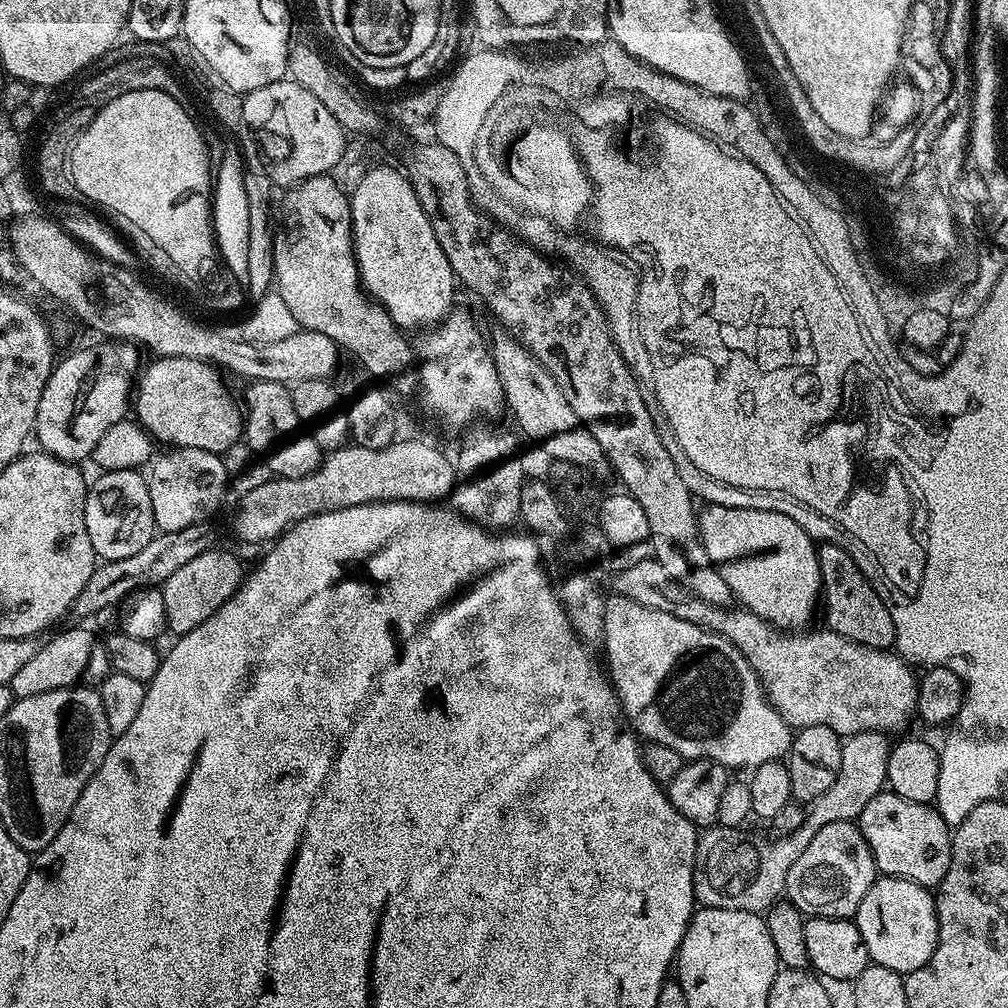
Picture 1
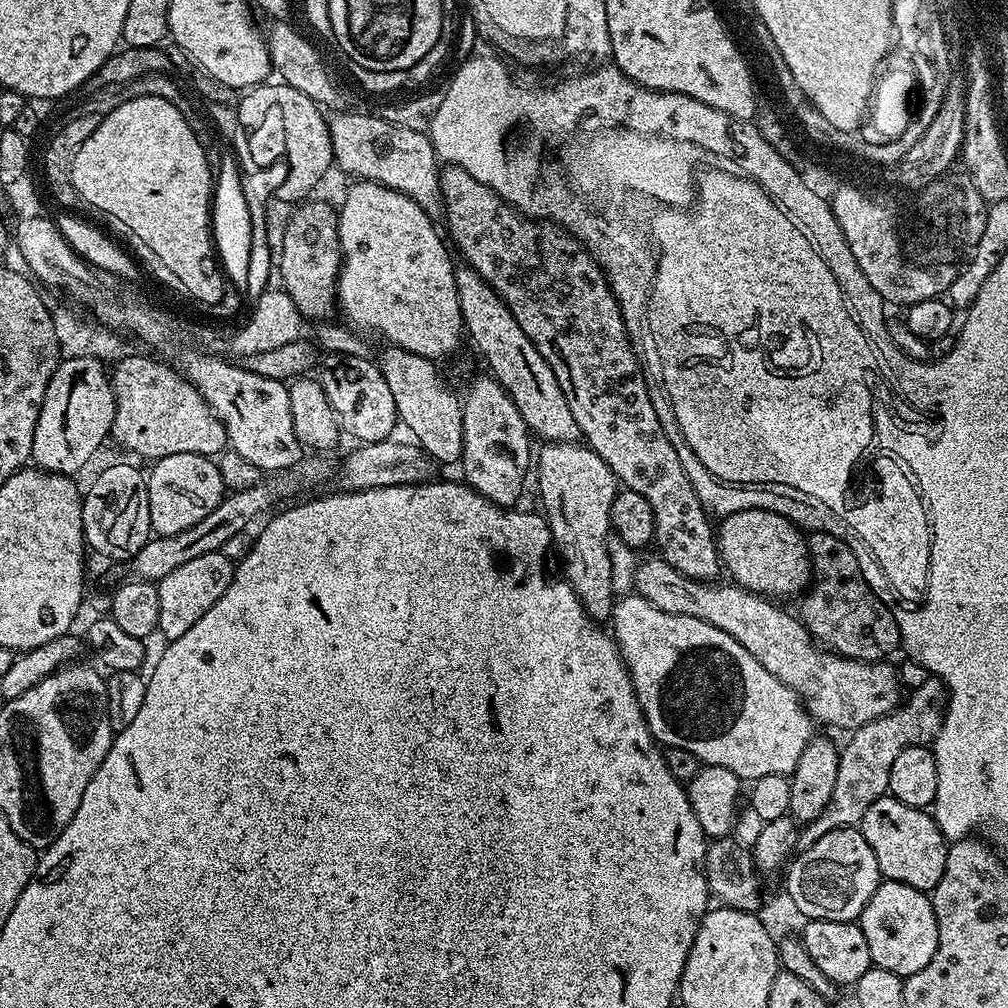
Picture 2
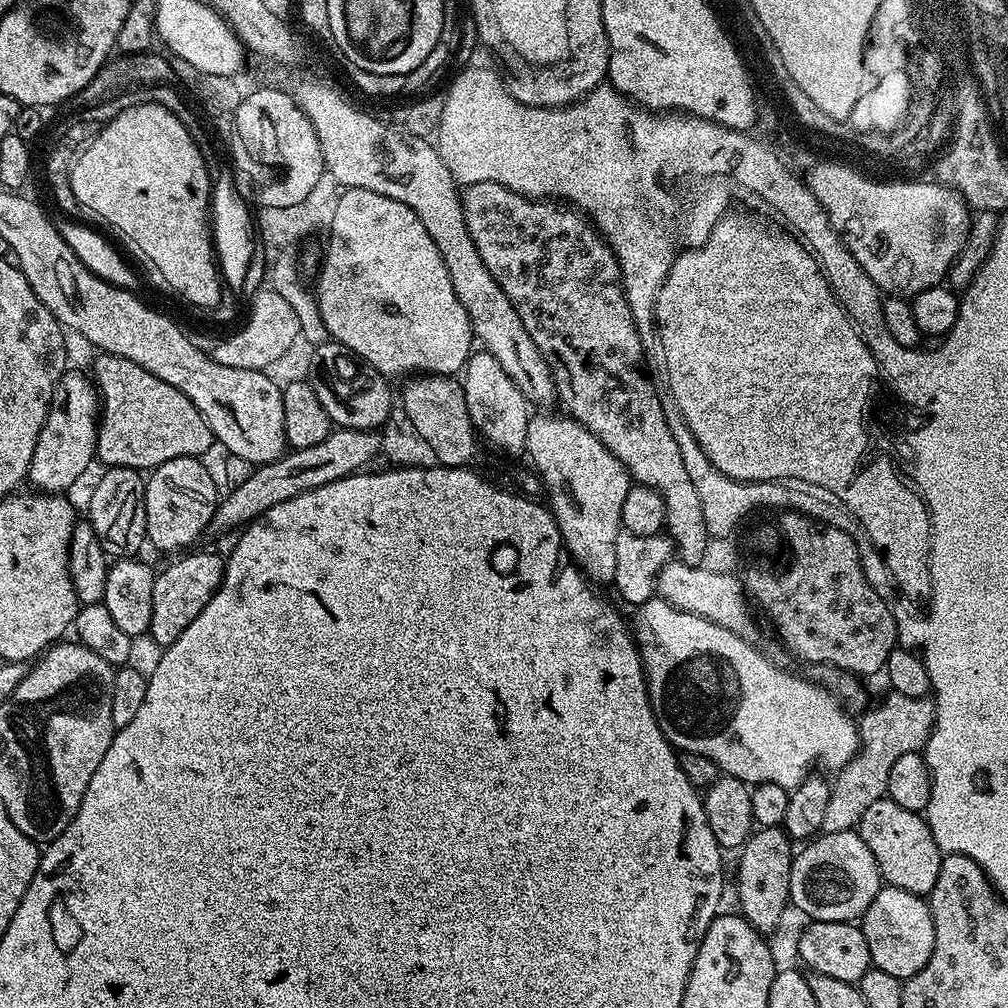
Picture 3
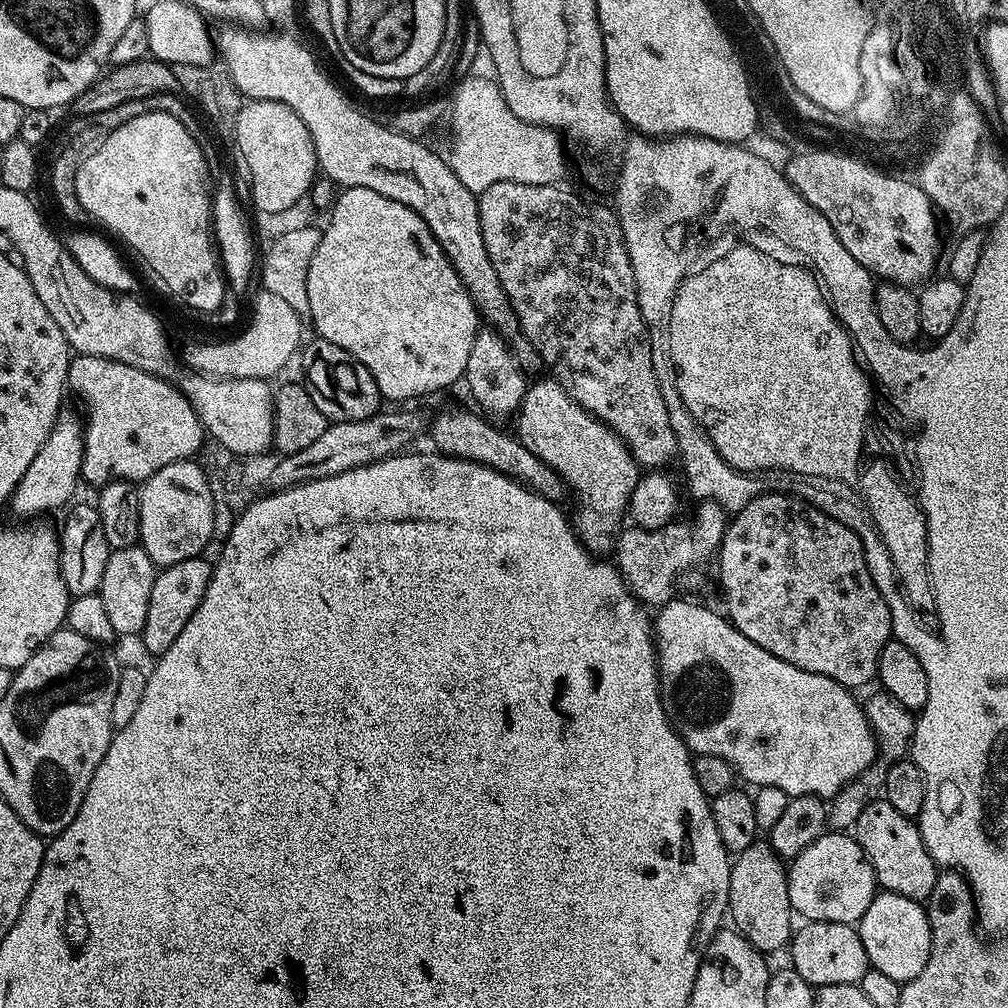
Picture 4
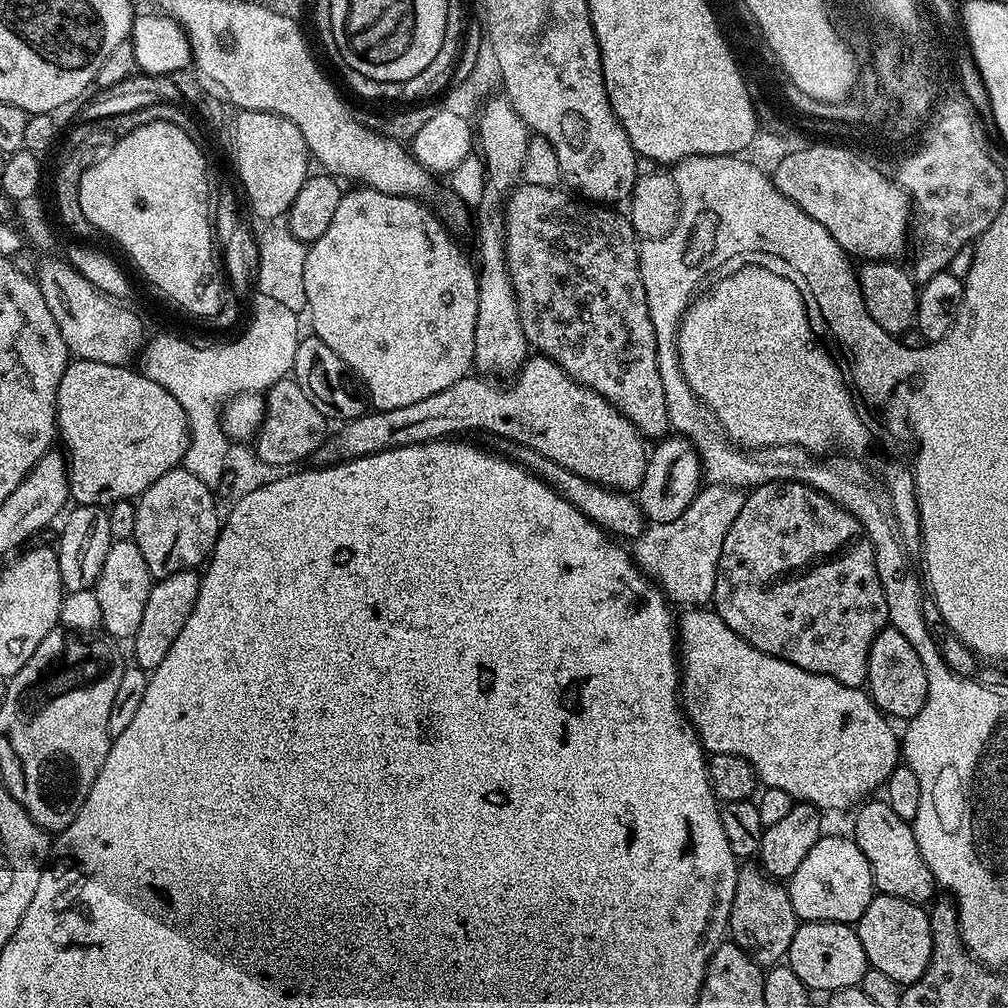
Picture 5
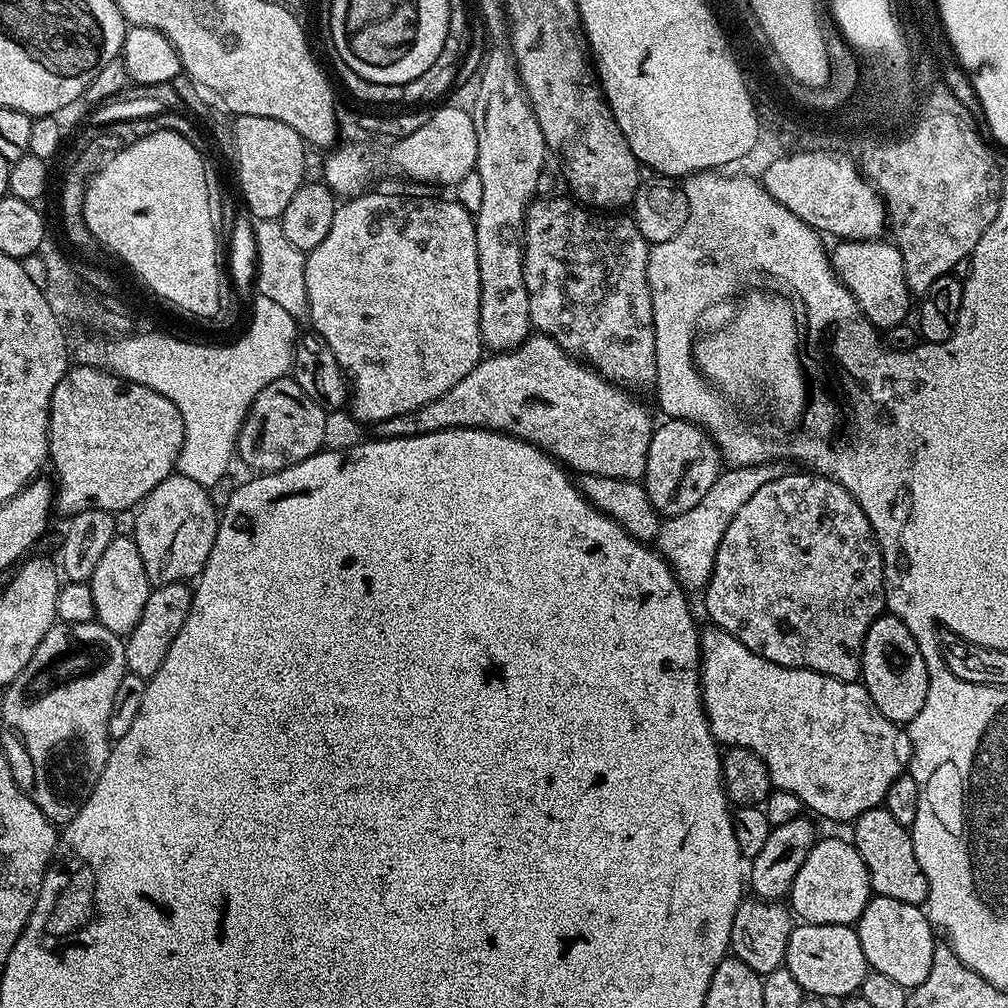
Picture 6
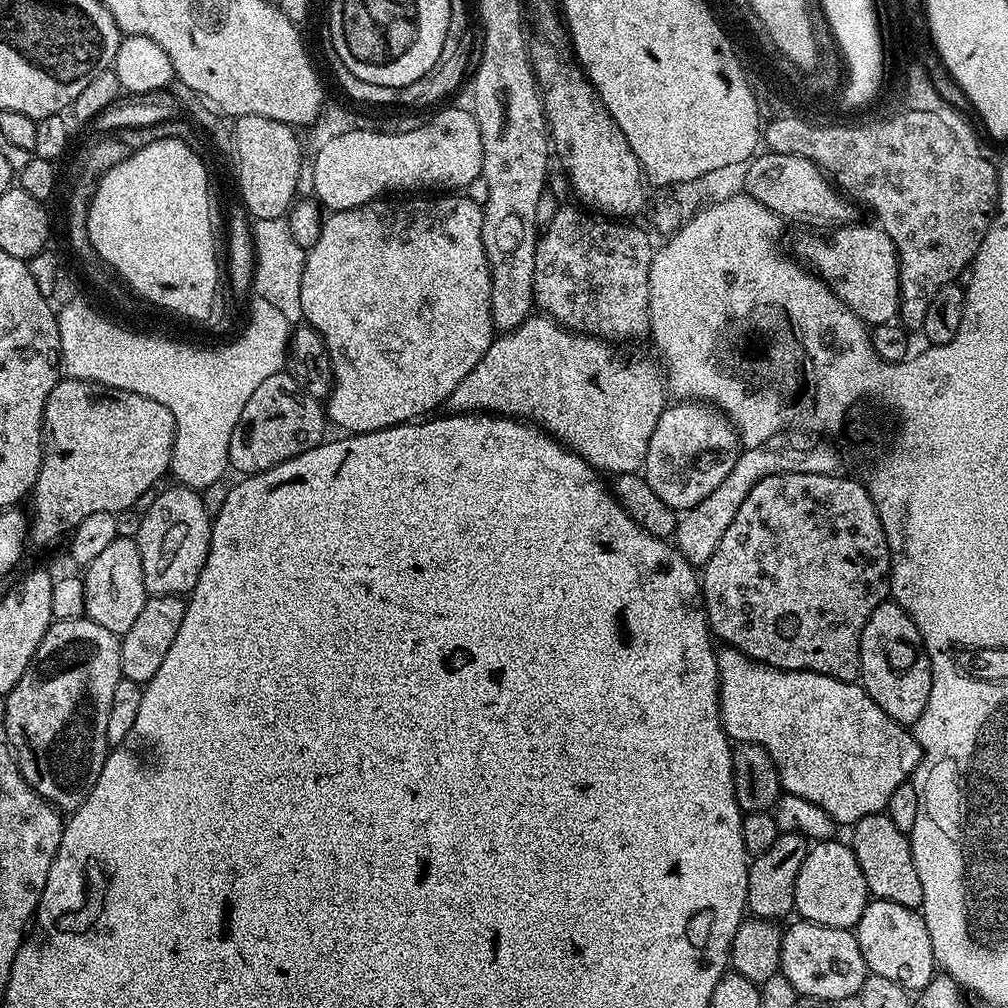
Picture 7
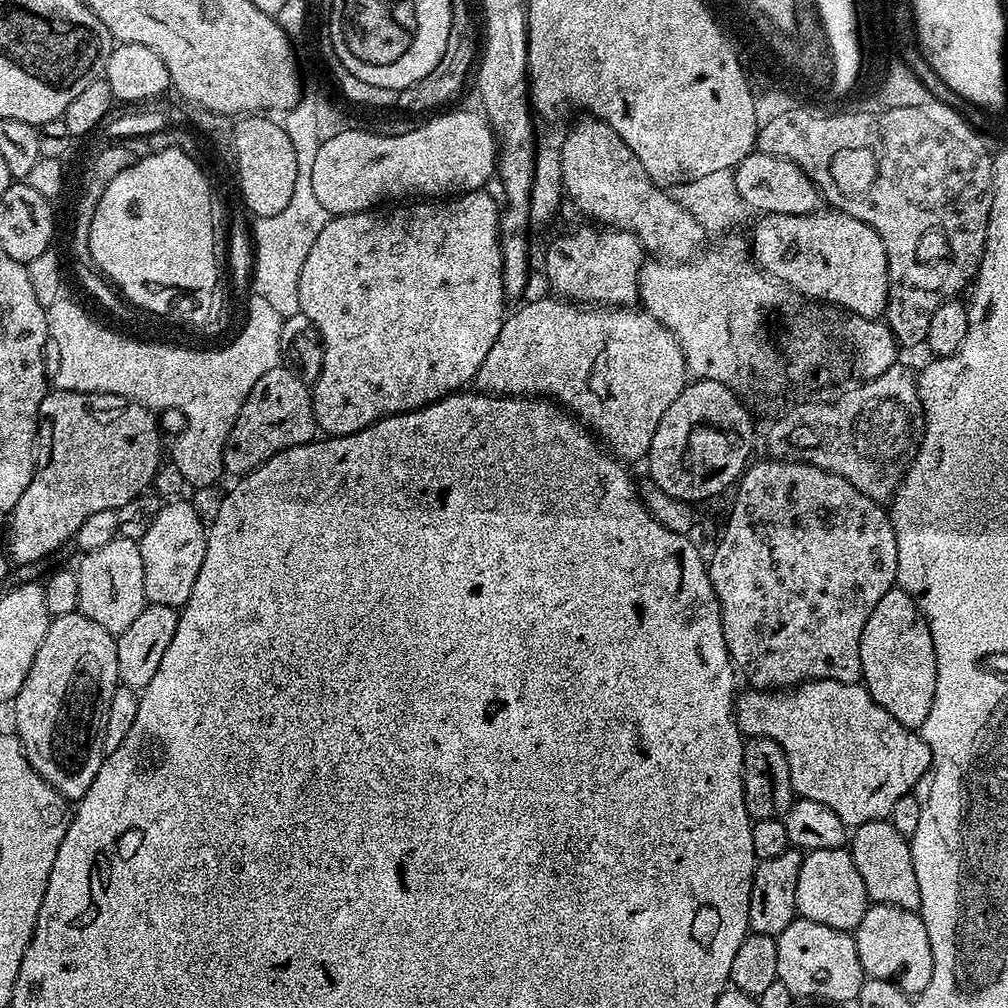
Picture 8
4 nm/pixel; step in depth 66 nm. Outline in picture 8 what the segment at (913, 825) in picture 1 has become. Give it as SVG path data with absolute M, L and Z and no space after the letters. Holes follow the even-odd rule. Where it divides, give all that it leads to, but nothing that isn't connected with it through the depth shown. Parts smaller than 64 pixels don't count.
M875 820L855 825L850 836L850 851L862 882L866 882L866 894L872 904L889 904L911 912L920 911L918 874L914 874L914 858L909 837L898 834L891 820Z

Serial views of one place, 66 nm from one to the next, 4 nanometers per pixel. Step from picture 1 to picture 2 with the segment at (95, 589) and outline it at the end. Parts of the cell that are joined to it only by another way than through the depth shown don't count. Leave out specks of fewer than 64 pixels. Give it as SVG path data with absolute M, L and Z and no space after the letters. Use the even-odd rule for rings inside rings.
M308 454L294 466L265 475L263 479L260 479L256 485L250 486L249 489L242 489L240 492L229 491L221 500L220 505L214 510L210 510L210 514L206 514L206 518L202 518L202 522L194 522L194 526L190 526L190 530L182 530L182 534L174 534L173 536L153 535L146 542L146 546L142 546L142 550L138 550L138 554L134 554L131 560L127 561L126 568L132 571L133 577L149 582L159 582L162 578L166 578L166 574L178 570L178 566L182 566L194 558L202 558L202 554L227 549L229 547L227 544L255 516L262 515L271 504L276 504L279 500L289 499L288 501L291 501L293 499L291 496L295 492L322 483L331 472L333 475L334 464L332 468L328 459L329 457L324 454Z

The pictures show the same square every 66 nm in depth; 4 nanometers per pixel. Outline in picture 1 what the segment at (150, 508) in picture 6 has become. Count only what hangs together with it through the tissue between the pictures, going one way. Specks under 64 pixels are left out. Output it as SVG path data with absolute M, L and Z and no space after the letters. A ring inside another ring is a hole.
M172 448L165 456L157 455L146 472L150 490L150 506L154 506L154 522L160 532L186 530L186 526L205 523L220 508L224 500L224 488L229 487L227 471L223 459L217 453L193 448Z

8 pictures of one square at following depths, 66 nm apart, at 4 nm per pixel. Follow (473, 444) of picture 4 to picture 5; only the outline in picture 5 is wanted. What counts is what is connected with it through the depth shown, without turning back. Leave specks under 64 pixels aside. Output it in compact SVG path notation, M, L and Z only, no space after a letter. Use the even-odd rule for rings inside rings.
M500 440L498 446L500 446L499 451L512 463L521 464L523 468L527 468L542 482L546 482L546 486L550 486L562 498L566 498L570 506L586 514L586 518L590 518L598 527L603 528L613 537L635 538L644 533L646 527L644 512L640 508L639 499L633 493L619 492L616 488L607 488L598 482L590 482L590 478L582 478L580 474L574 474L574 470L566 470L566 466L558 466L558 462L538 454L538 450L530 450L530 446L516 444L513 440Z

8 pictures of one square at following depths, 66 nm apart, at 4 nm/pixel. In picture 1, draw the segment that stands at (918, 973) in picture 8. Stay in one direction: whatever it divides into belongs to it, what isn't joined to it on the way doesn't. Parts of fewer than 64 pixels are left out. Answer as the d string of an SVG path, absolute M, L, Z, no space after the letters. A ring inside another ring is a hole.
M877 875L858 906L854 922L862 934L862 942L866 942L869 961L901 974L921 968L936 949L940 923L936 920L933 893L906 878Z

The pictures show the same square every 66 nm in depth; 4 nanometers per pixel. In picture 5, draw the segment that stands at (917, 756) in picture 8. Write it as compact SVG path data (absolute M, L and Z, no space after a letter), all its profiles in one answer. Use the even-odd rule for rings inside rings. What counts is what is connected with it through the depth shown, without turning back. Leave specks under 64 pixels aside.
M692 606L687 609L684 617L678 620L678 663L680 666L680 691L682 697L682 707L685 716L688 717L692 728L700 735L700 743L704 746L705 753L711 754L738 754L750 762L750 766L756 772L756 779L764 788L777 788L786 790L793 801L812 804L815 808L827 810L827 808L848 808L859 805L869 794L879 789L888 780L890 773L896 769L896 765L902 760L902 744L898 739L898 732L891 728L889 717L885 716L879 708L876 707L872 697L868 695L864 688L855 688L846 686L829 676L814 674L810 670L802 670L790 662L786 662L777 656L766 654L758 650L751 642L744 640L726 622L722 622L715 610L708 606Z

